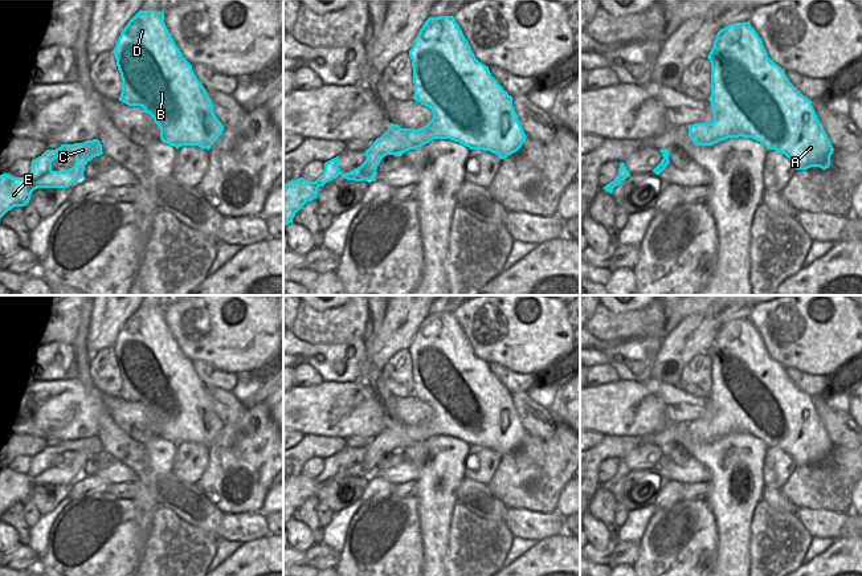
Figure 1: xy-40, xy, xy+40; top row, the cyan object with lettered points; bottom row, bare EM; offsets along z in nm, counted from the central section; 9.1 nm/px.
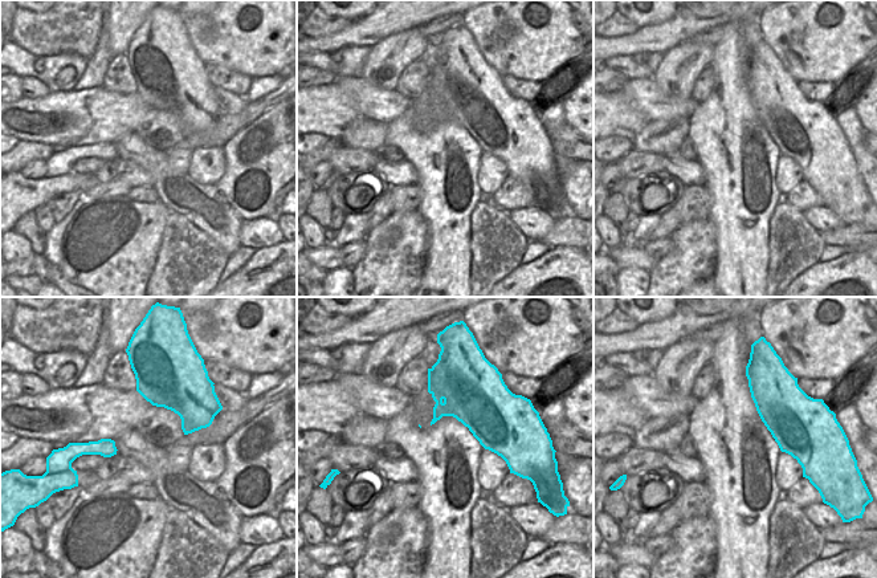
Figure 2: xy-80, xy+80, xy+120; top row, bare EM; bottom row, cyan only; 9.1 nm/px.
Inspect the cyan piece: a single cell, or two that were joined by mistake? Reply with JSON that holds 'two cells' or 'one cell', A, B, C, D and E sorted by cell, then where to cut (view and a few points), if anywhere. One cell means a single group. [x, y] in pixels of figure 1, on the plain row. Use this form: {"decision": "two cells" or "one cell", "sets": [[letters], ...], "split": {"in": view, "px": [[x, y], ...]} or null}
{"decision": "one cell", "sets": [["A", "B", "C", "D", "E"]], "split": null}

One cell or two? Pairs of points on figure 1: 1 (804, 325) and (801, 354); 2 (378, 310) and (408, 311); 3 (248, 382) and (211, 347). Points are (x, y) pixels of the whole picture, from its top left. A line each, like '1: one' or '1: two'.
1: one
2: two
3: two

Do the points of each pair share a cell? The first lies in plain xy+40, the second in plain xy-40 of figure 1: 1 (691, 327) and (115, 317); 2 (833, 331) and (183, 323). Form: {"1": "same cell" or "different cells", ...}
{"1": "same cell", "2": "same cell"}

